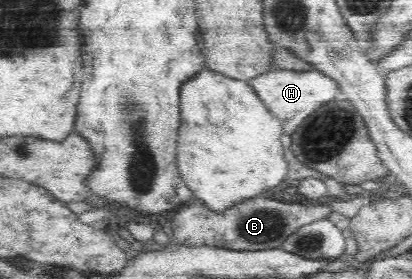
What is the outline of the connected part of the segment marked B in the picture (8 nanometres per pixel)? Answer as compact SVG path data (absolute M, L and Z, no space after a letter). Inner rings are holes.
M263 197L244 201L227 212L210 212L199 200L192 200L189 205L173 214L173 237L177 244L193 246L211 246L235 251L259 251L282 247L282 243L303 225L317 219L325 219L331 213L327 201L317 206L271 201Z

